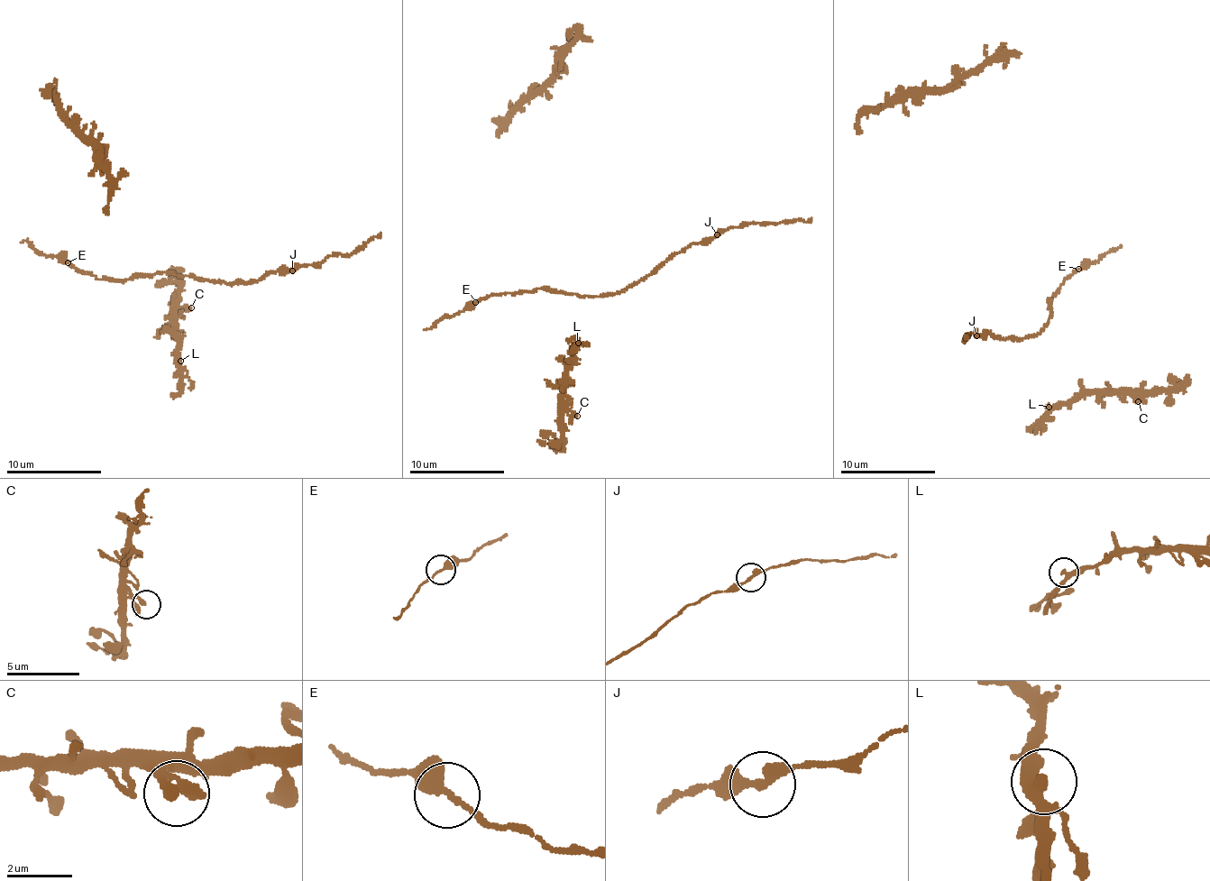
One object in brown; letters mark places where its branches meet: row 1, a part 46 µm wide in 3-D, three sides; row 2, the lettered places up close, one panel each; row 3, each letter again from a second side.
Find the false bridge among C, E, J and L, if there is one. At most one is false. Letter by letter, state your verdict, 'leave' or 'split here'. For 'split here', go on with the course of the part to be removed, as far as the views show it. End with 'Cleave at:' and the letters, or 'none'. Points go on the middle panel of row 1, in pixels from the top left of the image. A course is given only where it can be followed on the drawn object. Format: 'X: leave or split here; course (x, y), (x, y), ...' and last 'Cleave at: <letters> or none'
C: leave
E: leave
J: leave
L: leave
Cleave at: none

